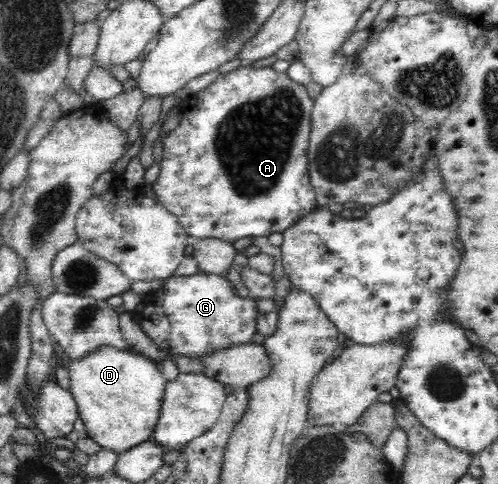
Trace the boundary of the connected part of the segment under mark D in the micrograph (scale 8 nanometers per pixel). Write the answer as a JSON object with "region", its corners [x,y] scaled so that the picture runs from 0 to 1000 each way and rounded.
{"region":[[[203,717],[187,733],[143,746],[137,762],[141,814],[153,833],[177,903],[239,942],[275,917],[303,909],[317,874],[329,820],[325,764],[291,736],[231,717]]]}

